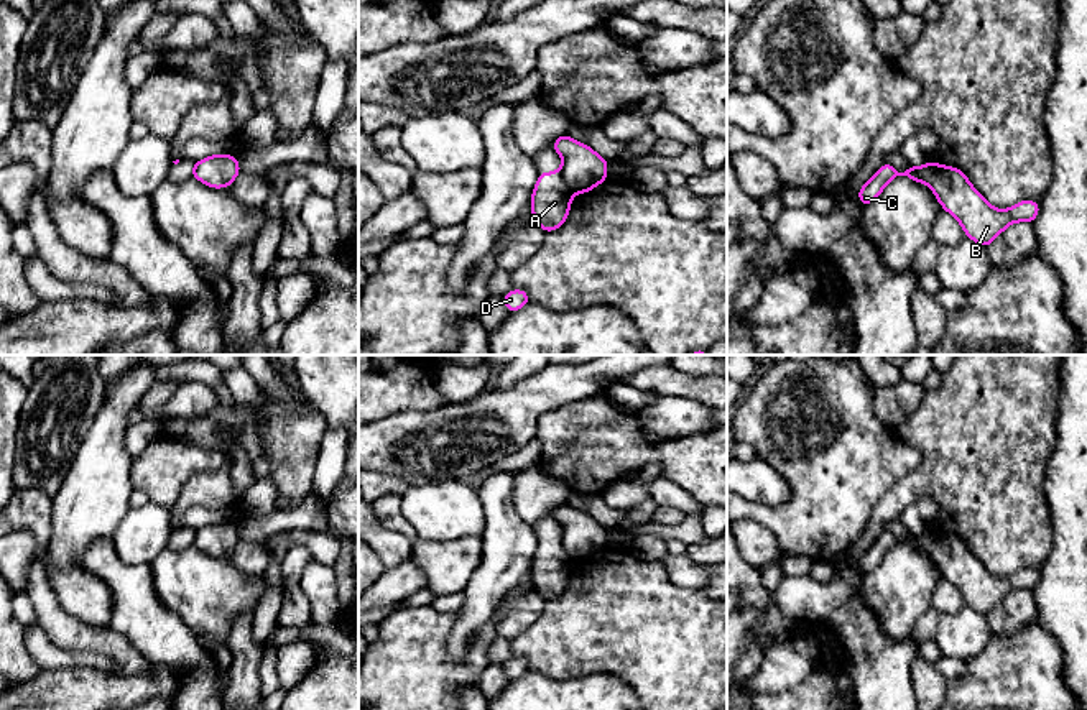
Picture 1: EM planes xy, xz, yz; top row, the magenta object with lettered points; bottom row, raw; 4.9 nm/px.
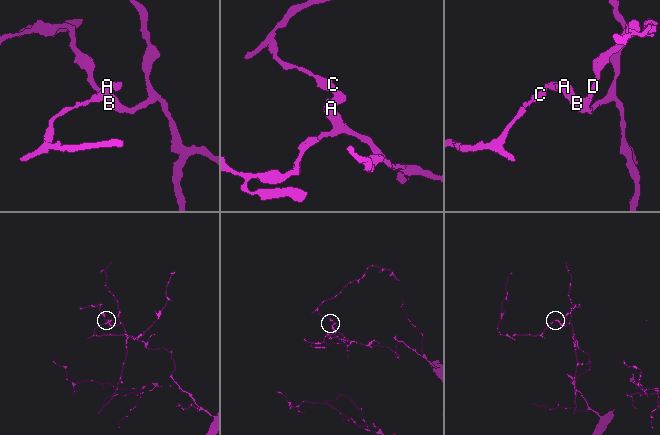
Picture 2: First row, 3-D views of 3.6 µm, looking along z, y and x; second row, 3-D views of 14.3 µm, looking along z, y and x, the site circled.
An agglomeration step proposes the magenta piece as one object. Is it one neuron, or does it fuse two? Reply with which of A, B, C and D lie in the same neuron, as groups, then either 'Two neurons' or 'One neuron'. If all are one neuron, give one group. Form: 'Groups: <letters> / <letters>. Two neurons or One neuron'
Groups: A B D / C. Two neurons

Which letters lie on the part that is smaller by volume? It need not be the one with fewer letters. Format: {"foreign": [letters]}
{"foreign": ["C"]}

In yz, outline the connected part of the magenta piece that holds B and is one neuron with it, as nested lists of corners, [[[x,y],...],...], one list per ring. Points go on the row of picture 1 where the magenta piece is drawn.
[[[931,161],[918,168],[918,171],[924,184],[936,194],[942,209],[959,220],[965,237],[985,248],[1010,224],[1033,224],[1038,217],[1039,202],[1036,201],[1026,199],[1005,210],[992,207],[957,168]]]

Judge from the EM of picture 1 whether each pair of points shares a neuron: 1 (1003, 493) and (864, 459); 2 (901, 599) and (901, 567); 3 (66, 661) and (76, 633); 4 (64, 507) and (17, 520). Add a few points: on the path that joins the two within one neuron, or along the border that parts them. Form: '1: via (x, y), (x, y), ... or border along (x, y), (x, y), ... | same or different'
1: border along (900, 434), (920, 452), (921, 462), (882, 495) | different
2: via (901, 590), (901, 576) | same
3: border along (40, 627), (61, 648), (99, 651), (107, 658) | different
4: border along (51, 498), (51, 538), (46, 544) | different

